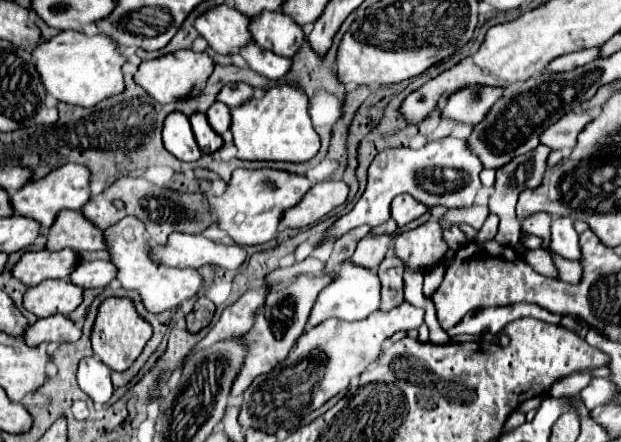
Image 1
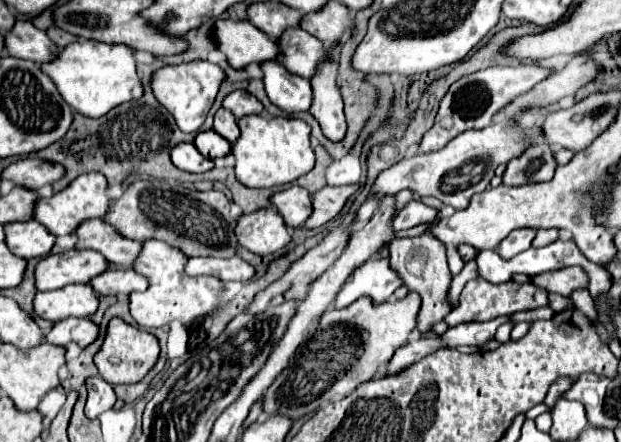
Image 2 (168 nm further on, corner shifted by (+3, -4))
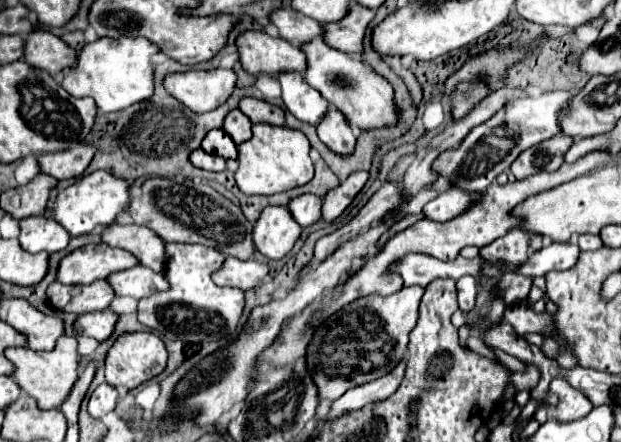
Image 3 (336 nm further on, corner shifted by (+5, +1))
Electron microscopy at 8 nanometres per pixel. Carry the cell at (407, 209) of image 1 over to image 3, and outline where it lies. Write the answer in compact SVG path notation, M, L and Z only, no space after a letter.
M449 188L449 190L441 192L433 202L429 202L423 208L423 212L427 214L429 220L443 222L443 220L463 214L463 210L469 210L471 202L475 202L475 198L479 198L479 194L467 194L467 190Z

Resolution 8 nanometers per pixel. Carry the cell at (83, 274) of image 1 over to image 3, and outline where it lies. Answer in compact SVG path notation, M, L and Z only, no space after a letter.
M135 266L131 270L115 272L107 278L107 282L113 286L117 296L131 296L135 300L147 298L161 290L169 290L165 276L145 266Z

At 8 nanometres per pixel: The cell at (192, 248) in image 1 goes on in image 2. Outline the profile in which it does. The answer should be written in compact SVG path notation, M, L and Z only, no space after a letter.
M189 257L185 265L187 275L213 275L221 281L247 281L253 277L255 269L241 257L219 259L219 257Z

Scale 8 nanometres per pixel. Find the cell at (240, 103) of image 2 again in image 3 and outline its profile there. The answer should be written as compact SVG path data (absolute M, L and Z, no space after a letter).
M243 98L239 102L239 110L251 118L253 124L271 124L271 126L285 126L285 110L273 106L269 102L257 98Z

